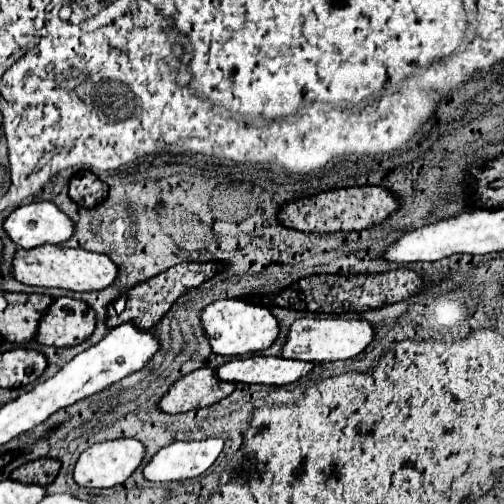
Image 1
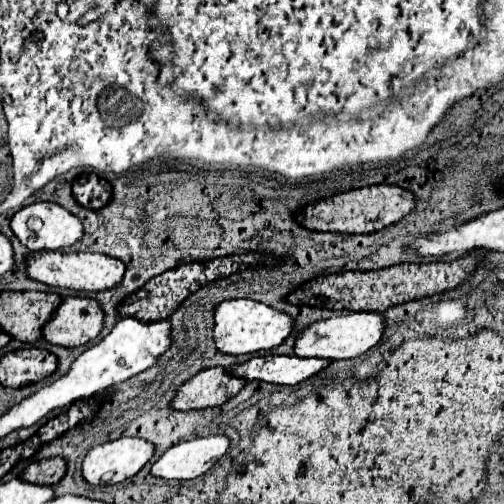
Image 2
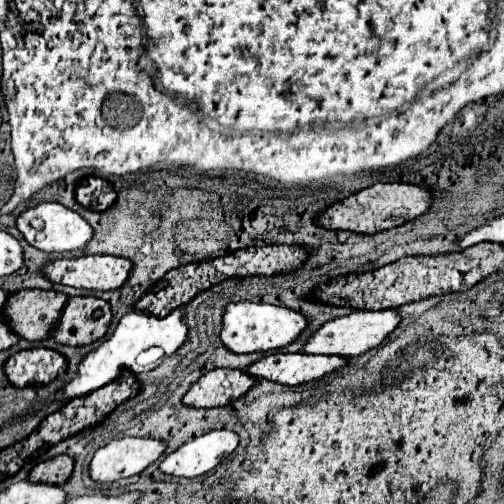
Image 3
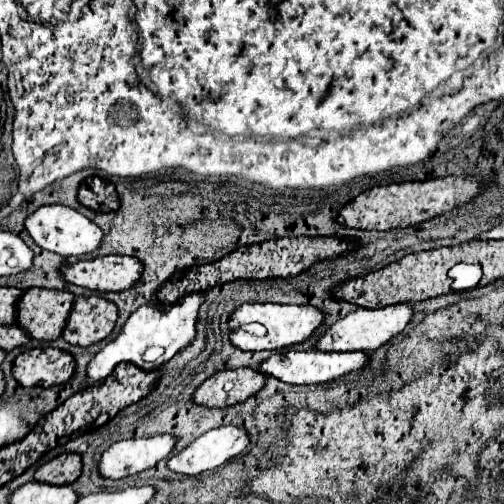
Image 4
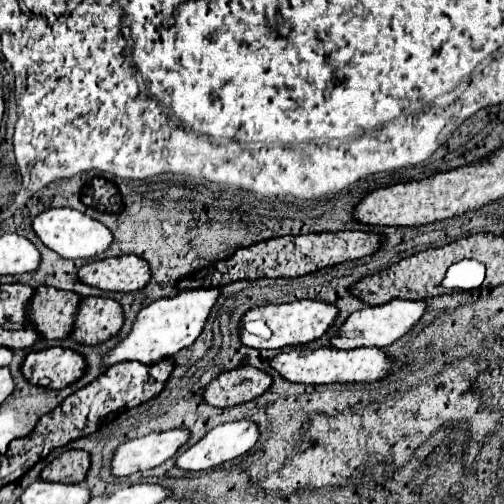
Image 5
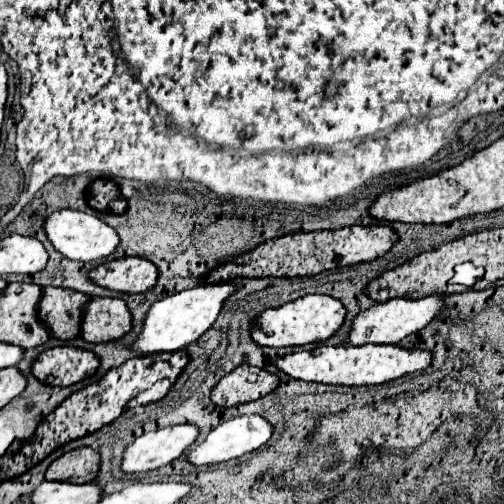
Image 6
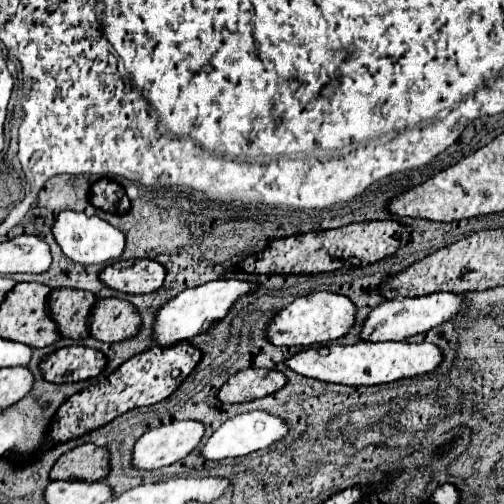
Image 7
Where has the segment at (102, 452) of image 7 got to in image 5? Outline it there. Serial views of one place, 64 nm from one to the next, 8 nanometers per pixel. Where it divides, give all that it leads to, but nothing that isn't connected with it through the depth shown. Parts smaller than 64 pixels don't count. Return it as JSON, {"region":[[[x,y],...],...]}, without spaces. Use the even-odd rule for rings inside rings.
{"region":[[[66,450],[62,456],[54,458],[42,472],[40,478],[46,482],[60,484],[80,484],[90,468],[90,456],[84,450]]]}

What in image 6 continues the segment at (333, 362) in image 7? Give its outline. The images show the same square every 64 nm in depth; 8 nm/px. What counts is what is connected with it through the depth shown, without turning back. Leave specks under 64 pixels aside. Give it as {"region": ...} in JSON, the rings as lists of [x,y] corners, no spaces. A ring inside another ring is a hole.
{"region":[[[364,344],[364,346],[318,346],[314,350],[298,350],[278,358],[276,368],[286,372],[294,380],[322,382],[322,384],[344,384],[344,386],[368,386],[396,380],[404,374],[412,374],[430,366],[430,352],[426,350],[404,350],[400,346],[386,344]]]}

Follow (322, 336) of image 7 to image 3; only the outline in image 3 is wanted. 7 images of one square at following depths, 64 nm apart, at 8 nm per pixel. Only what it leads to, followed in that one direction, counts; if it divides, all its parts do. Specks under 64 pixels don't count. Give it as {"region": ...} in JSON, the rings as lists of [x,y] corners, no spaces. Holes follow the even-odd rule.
{"region":[[[242,300],[242,302],[232,302],[224,308],[220,340],[230,352],[236,354],[270,352],[270,350],[284,348],[286,344],[296,340],[298,334],[304,330],[304,326],[306,326],[306,318],[296,310]]]}

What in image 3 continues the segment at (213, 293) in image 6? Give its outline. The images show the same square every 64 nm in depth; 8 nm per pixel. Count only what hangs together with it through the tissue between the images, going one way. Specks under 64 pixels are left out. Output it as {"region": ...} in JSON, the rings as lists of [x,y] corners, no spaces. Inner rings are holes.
{"region":[[[182,308],[174,310],[172,314],[168,314],[166,318],[156,318],[156,316],[148,316],[146,312],[128,312],[128,316],[124,316],[114,334],[110,338],[106,338],[96,350],[88,352],[80,364],[78,370],[74,374],[74,378],[70,382],[66,382],[60,390],[56,390],[54,394],[50,394],[46,400],[38,400],[26,414],[22,416],[30,416],[40,412],[44,406],[52,404],[52,402],[68,402],[72,398],[78,396],[88,396],[90,392],[118,380],[122,376],[124,370],[132,372],[132,374],[142,374],[142,372],[150,372],[154,370],[158,364],[164,361],[164,358],[172,356],[186,340],[188,328],[182,322]]]}

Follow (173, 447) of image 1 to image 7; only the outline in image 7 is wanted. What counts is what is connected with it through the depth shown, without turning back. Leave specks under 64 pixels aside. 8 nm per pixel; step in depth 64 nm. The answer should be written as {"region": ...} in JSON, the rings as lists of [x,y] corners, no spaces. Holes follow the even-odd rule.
{"region":[[[248,412],[248,414],[238,414],[230,420],[226,420],[210,438],[208,442],[202,446],[200,450],[200,456],[206,458],[206,460],[212,460],[216,462],[214,458],[238,458],[238,456],[246,456],[250,452],[256,452],[256,450],[262,450],[262,448],[268,448],[272,442],[280,440],[284,434],[288,432],[288,424],[278,418],[278,416],[272,416],[268,412]]]}

